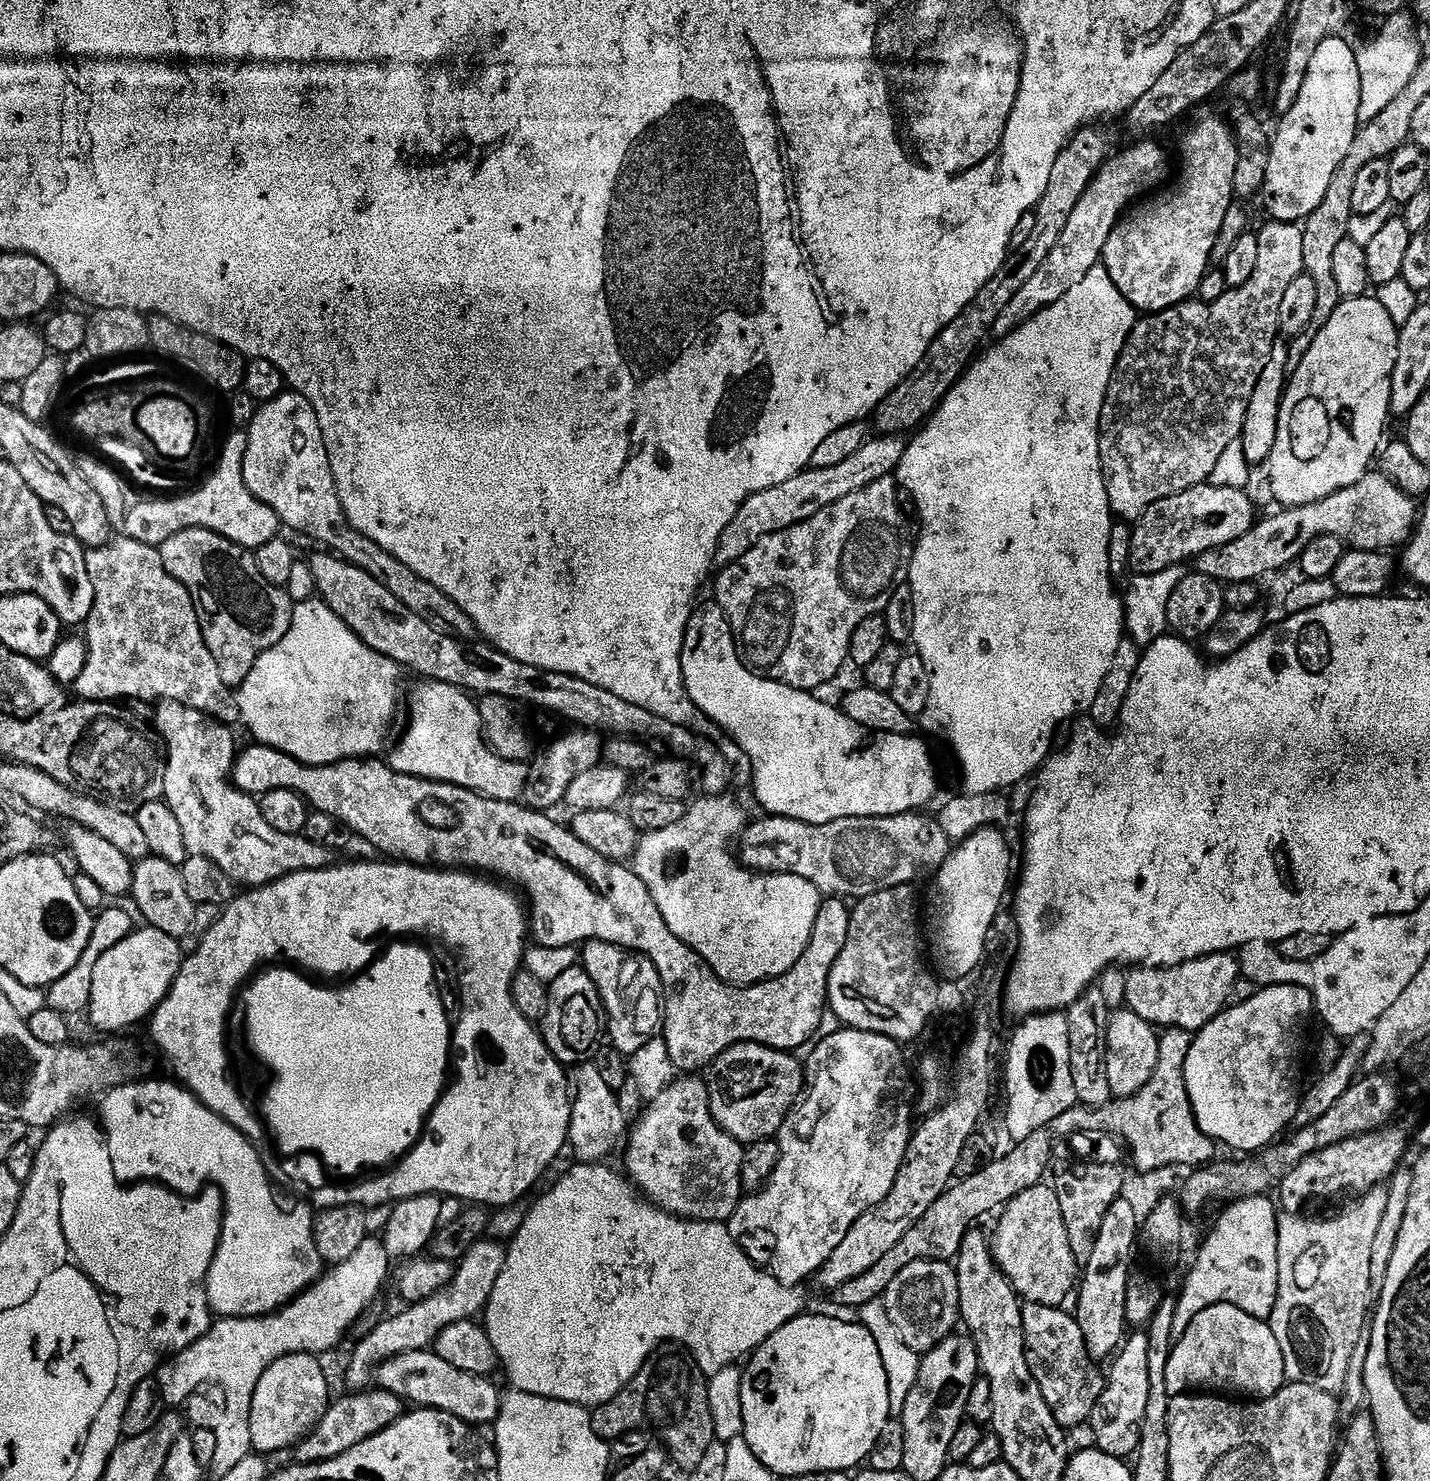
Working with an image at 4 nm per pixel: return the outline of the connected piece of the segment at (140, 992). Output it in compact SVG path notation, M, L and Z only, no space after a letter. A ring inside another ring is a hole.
M147 926L137 927L125 940L118 942L98 961L98 966L94 966L94 986L90 990L90 1002L88 1003L87 1019L92 1019L92 1024L104 1034L120 1034L128 1024L128 1015L133 1012L136 1016L151 1017L166 998L166 994L171 990L172 984L176 981L176 976L180 973L182 955L180 956L181 941L170 934L162 934L162 930L149 928Z

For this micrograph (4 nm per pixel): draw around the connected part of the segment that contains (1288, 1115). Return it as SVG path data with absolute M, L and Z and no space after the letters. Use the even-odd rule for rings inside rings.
M1283 984L1259 989L1254 998L1242 1002L1242 1006L1225 1007L1206 1027L1195 1033L1185 1064L1186 1090L1198 1126L1217 1145L1225 1144L1236 1154L1256 1154L1289 1131L1302 1095L1301 1089L1296 1089L1296 1067L1304 1048L1304 1031L1311 1020L1314 1020L1312 993Z

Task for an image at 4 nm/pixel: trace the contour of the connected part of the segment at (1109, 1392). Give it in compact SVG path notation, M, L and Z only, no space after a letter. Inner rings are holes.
M1136 1330L1136 1332L1125 1339L1122 1347L1115 1353L1114 1359L1111 1361L1112 1369L1107 1369L1106 1383L1102 1394L1098 1398L1098 1402L1092 1411L1092 1418L1090 1421L1090 1429L1092 1428L1092 1436L1095 1447L1099 1448L1101 1452L1110 1454L1111 1456L1119 1456L1121 1458L1128 1458L1137 1451L1140 1442L1140 1435L1142 1434L1143 1419L1146 1418L1146 1402L1149 1401L1149 1359L1147 1358L1147 1331Z

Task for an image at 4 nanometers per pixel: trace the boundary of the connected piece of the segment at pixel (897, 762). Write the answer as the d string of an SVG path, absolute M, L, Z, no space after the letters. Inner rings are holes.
M709 602L705 608L697 607L693 611L690 622L686 626L684 635L684 645L682 646L682 674L684 675L684 685L688 691L688 696L694 702L702 714L706 714L709 720L715 722L721 733L732 735L732 740L748 755L748 760L752 763L752 784L756 787L756 800L765 809L765 813L774 816L785 816L791 820L801 820L807 824L825 824L834 822L838 818L870 818L871 816L901 816L904 812L920 810L923 804L928 804L932 800L932 795L936 792L936 768L932 765L932 756L928 753L928 748L916 737L916 734L903 736L902 734L882 734L873 732L866 734L858 722L854 722L839 707L827 704L824 700L819 700L819 695L802 688L791 688L785 684L779 684L777 680L767 680L764 676L757 676L751 668L748 668L744 661L740 659L740 653L736 650L736 640L732 637L730 622L726 614L720 609L719 604Z

